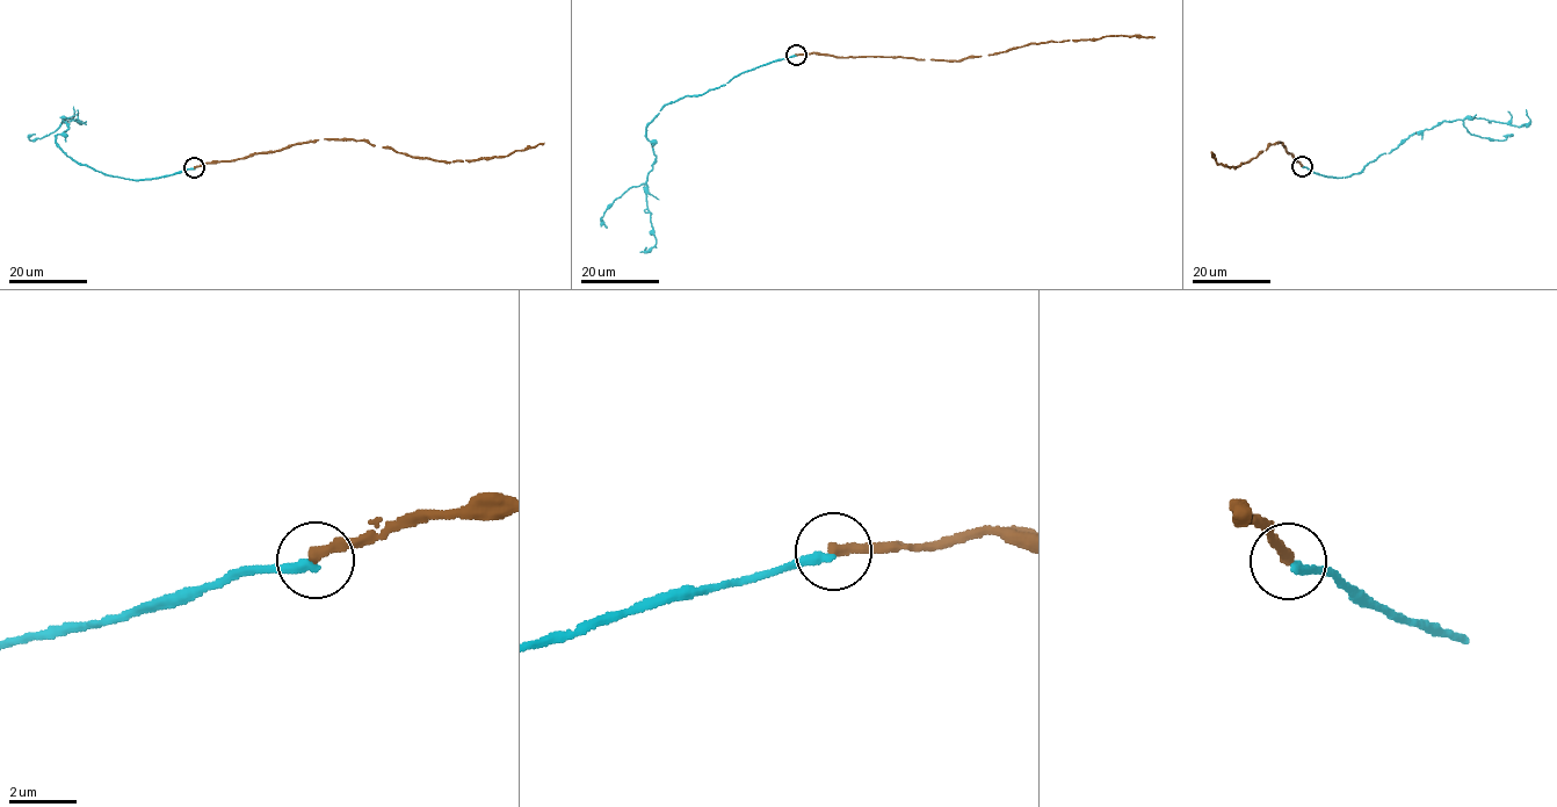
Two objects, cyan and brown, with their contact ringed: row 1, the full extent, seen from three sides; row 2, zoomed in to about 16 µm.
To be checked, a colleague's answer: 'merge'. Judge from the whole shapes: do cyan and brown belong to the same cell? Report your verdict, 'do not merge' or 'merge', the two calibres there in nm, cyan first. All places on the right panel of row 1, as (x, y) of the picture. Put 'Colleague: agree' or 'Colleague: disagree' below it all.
do not merge; calibres 280 and 340 nm
Colleague: disagree

